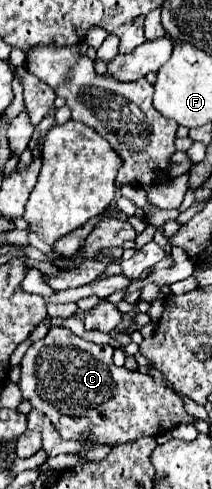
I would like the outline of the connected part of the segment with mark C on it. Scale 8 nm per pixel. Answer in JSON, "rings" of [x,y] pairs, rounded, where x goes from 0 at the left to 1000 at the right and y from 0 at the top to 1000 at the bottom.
{"rings":[[[245,671],[198,695],[160,699],[104,732],[104,761],[85,781],[104,818],[142,822],[160,838],[226,851],[292,896],[377,896],[406,879],[425,879],[462,908],[585,908],[670,892],[745,892],[811,879],[830,867],[896,867],[925,859],[868,843],[849,810],[821,798],[783,793],[764,777],[538,748],[528,720],[538,712],[519,703],[443,703],[387,695],[340,683],[330,671]]]}

